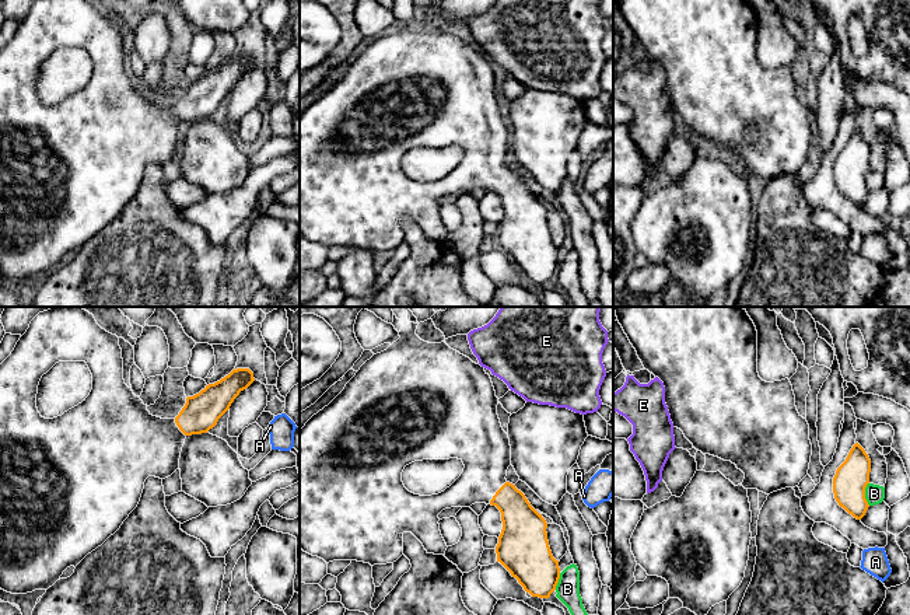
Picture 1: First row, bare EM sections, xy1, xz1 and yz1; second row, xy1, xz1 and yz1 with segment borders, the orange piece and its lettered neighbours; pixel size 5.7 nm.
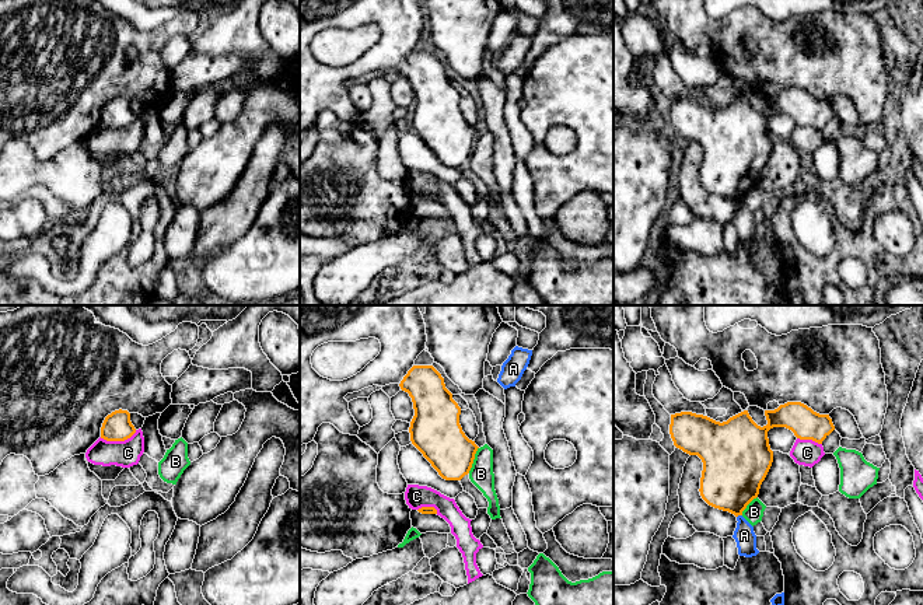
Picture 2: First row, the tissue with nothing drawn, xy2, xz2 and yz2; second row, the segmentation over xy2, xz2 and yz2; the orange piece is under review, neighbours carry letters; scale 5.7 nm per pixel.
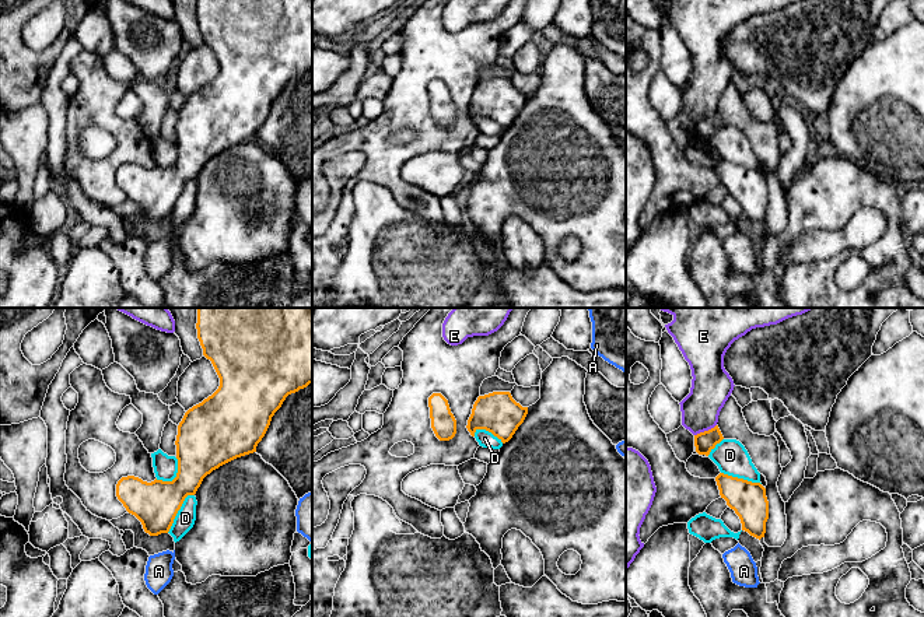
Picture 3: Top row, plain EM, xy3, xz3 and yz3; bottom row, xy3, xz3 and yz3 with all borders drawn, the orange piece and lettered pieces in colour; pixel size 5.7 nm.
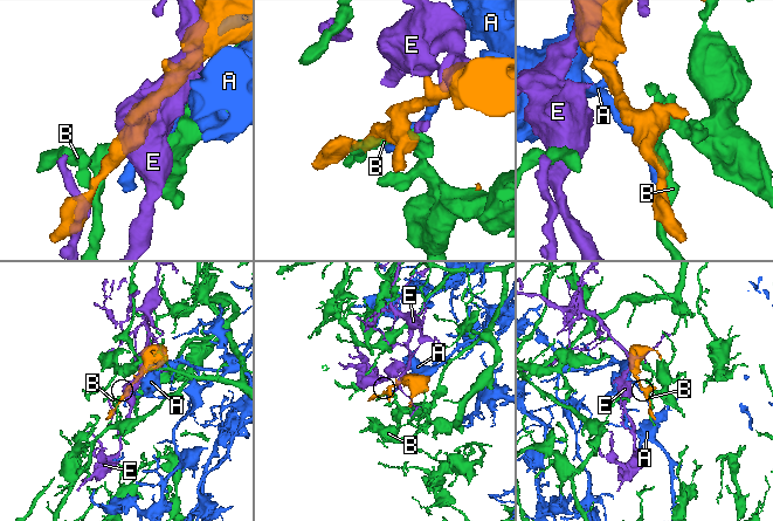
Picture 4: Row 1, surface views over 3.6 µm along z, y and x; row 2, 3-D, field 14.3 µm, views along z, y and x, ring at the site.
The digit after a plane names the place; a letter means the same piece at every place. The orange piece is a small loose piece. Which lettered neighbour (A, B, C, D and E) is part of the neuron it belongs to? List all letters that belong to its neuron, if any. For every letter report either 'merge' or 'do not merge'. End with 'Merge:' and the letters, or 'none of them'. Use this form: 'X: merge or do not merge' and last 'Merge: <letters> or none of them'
A: do not merge
B: do not merge
C: do not merge
D: do not merge
E: do not merge
Merge: none of them

